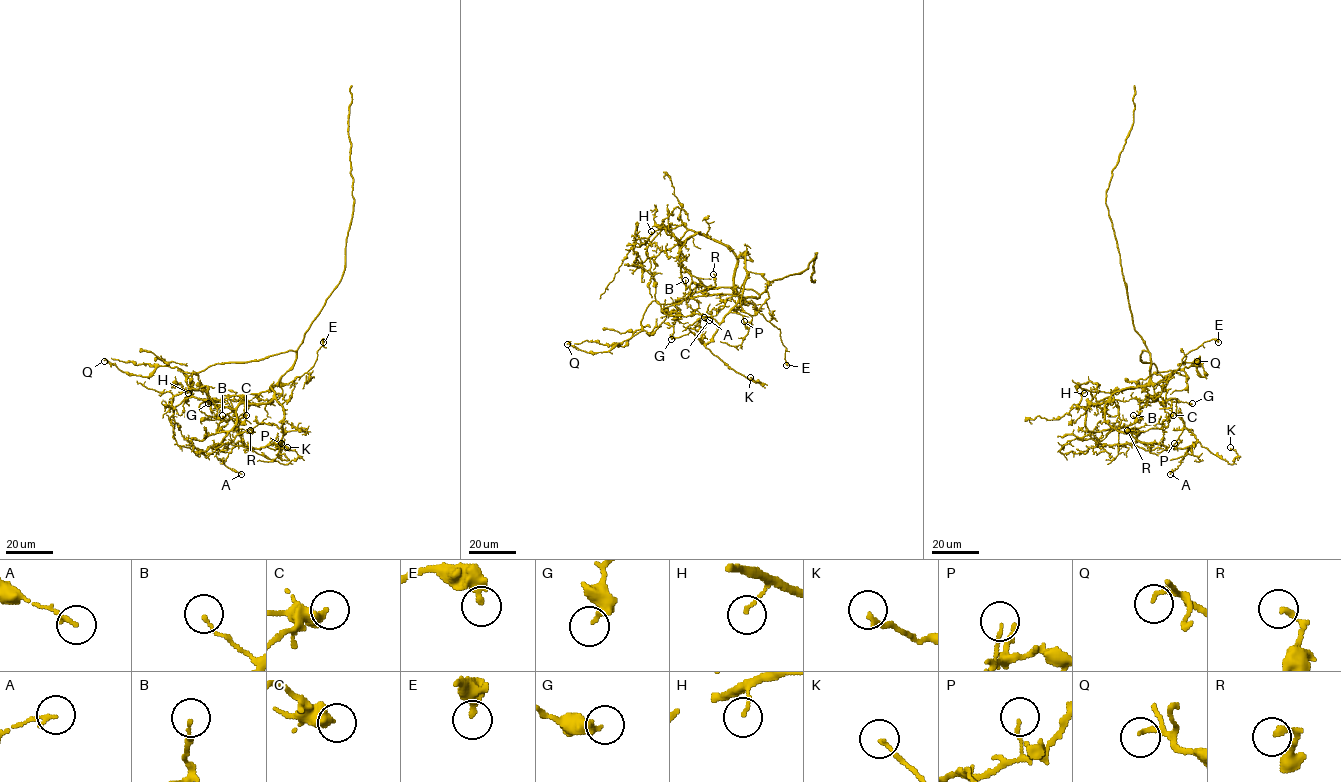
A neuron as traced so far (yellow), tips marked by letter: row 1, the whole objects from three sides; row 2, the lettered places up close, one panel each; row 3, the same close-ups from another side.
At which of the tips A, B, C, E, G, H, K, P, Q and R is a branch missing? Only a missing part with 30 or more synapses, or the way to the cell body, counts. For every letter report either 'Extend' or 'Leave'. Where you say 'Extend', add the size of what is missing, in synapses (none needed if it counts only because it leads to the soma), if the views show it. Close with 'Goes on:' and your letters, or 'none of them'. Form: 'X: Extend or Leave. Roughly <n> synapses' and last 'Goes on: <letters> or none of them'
A: Leave
B: Leave
C: Leave
E: Leave
G: Leave
H: Leave
K: Leave
P: Leave
Q: Leave
R: Leave
Goes on: none of them

